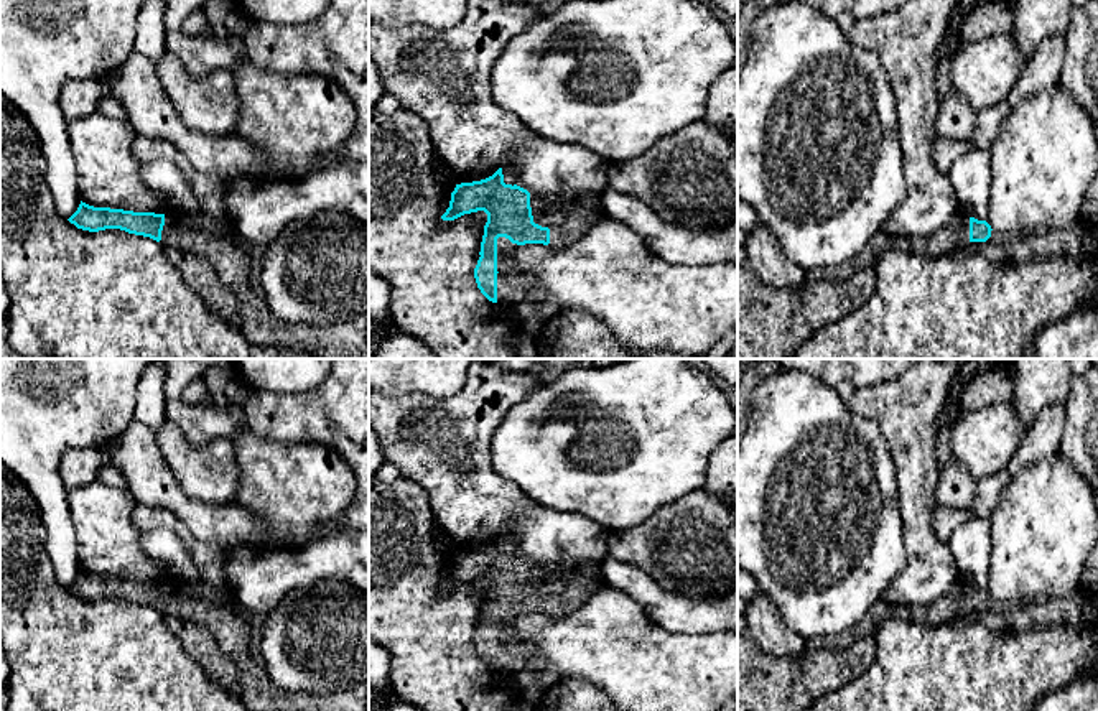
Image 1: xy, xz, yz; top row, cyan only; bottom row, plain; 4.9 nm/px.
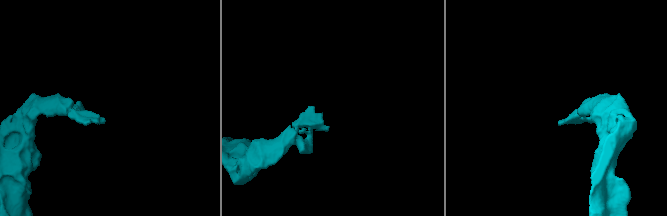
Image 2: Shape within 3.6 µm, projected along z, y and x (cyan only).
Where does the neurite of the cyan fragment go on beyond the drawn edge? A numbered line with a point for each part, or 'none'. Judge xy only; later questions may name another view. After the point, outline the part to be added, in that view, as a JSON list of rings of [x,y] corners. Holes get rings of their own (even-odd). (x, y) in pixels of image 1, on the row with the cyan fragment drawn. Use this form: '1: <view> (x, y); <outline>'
1: xy (237, 262); [[[166,211],[160,244],[166,250],[191,252],[212,265],[221,281],[235,295],[237,328],[252,346],[291,347],[316,359],[369,359],[369,313],[326,326],[288,324],[273,316],[260,283],[265,247],[244,239],[229,216]]]

